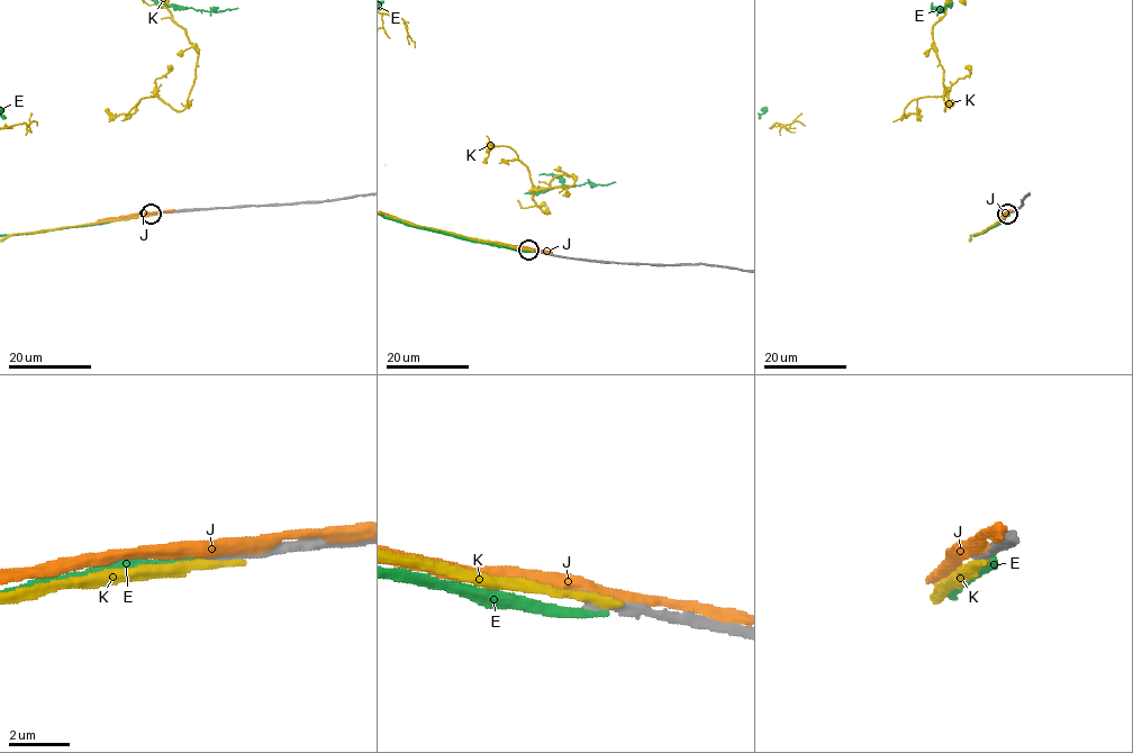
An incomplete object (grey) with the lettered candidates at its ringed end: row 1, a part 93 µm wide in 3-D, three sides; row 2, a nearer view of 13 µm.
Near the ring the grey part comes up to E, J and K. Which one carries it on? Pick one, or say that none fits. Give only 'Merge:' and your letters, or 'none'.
Merge: none

